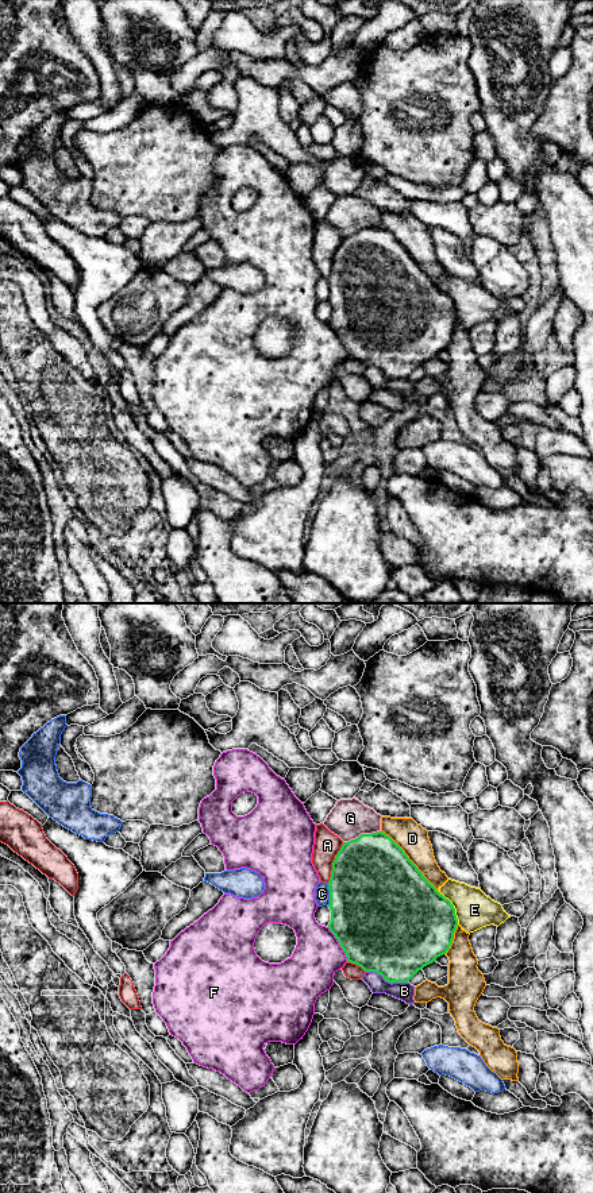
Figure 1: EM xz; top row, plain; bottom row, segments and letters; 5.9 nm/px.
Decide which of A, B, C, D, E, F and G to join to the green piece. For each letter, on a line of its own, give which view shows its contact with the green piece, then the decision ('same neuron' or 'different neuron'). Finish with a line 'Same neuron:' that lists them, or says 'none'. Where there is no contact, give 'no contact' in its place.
A: meets green in xz; different neuron
B: meets green in xz; different neuron
C: meets green in xz; different neuron
D: meets green in xz; different neuron
E: meets green in xz; different neuron
F: meets green in xz; different neuron
G: meets green in xz; different neuron
Same neuron: none

